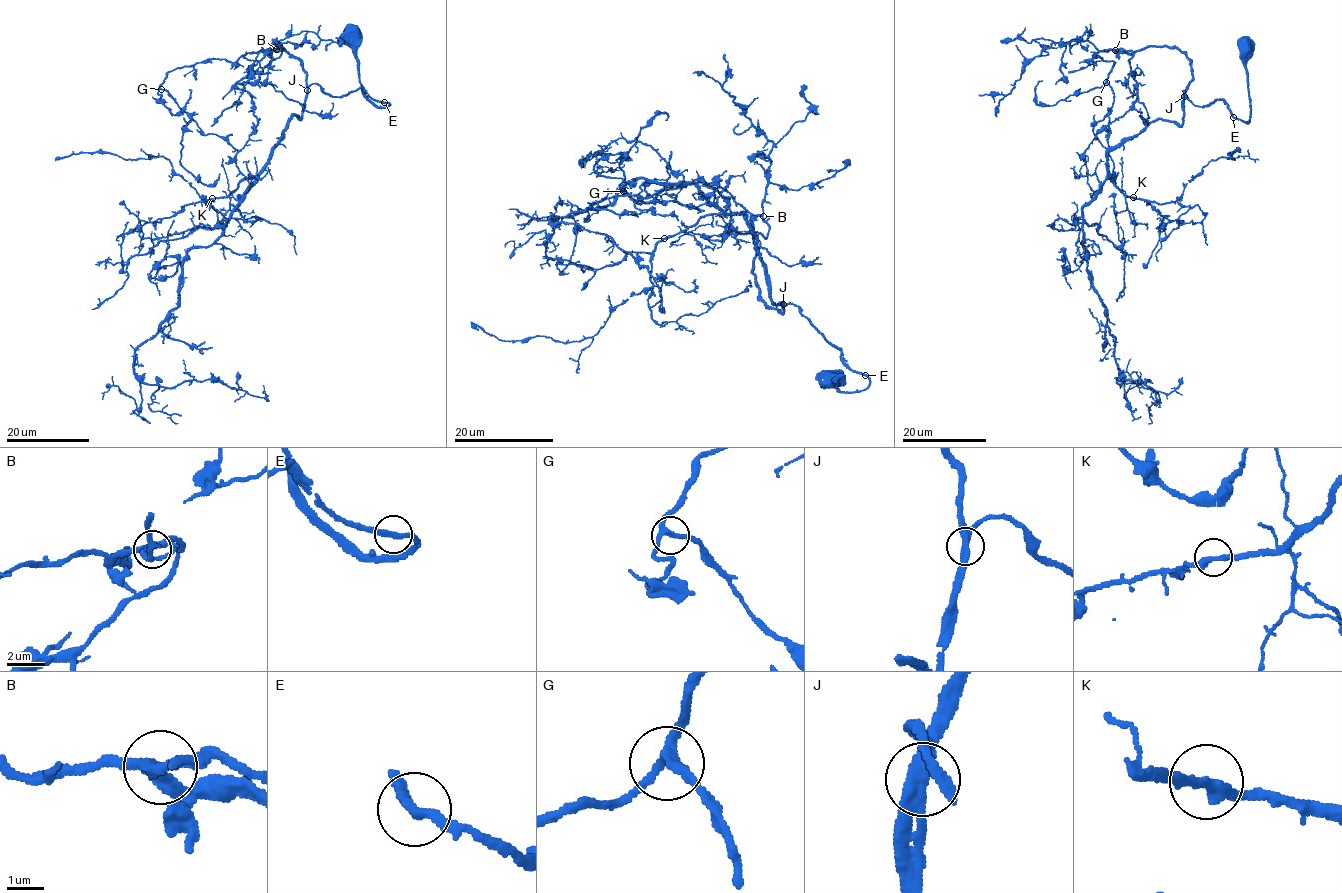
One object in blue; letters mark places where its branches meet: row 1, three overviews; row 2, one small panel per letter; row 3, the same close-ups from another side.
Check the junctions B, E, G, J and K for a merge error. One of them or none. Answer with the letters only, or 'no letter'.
no letter

